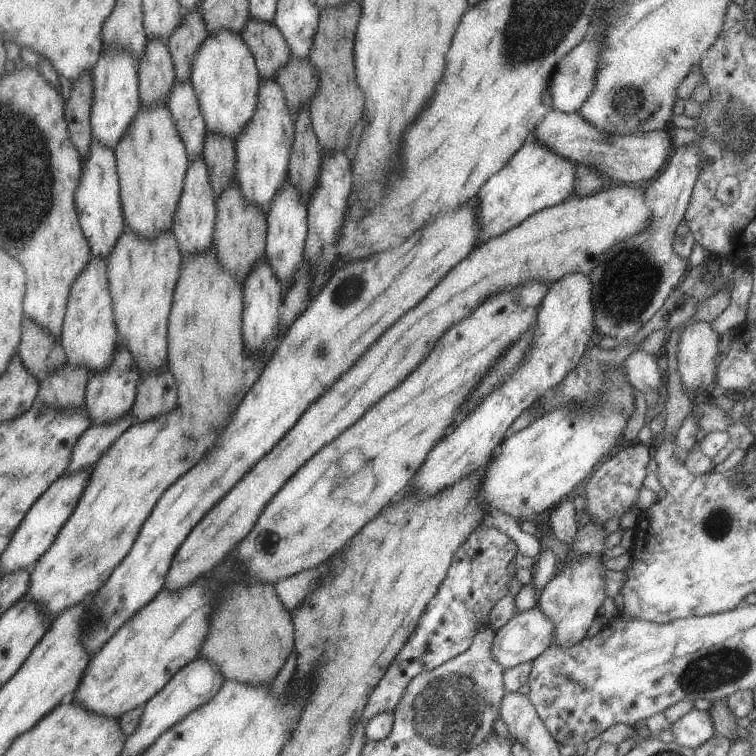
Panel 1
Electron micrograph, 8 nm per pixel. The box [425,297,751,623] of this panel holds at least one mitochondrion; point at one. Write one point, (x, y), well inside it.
(719, 524)

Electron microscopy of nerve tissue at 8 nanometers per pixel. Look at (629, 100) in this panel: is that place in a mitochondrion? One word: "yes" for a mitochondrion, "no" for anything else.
yes

